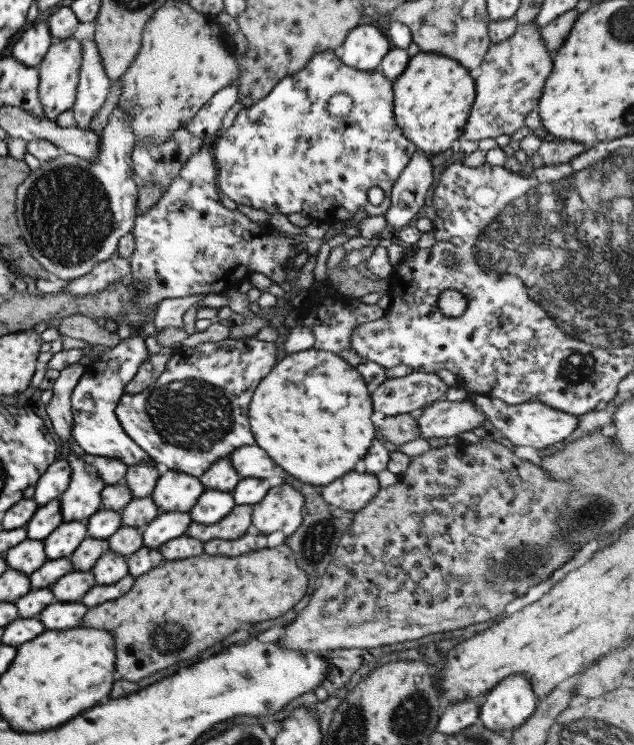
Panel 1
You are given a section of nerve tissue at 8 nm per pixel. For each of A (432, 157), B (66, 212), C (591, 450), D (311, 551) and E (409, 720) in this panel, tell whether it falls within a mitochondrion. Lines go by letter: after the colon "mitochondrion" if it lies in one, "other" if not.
A: other
B: mitochondrion
C: other
D: mitochondrion
E: mitochondrion

